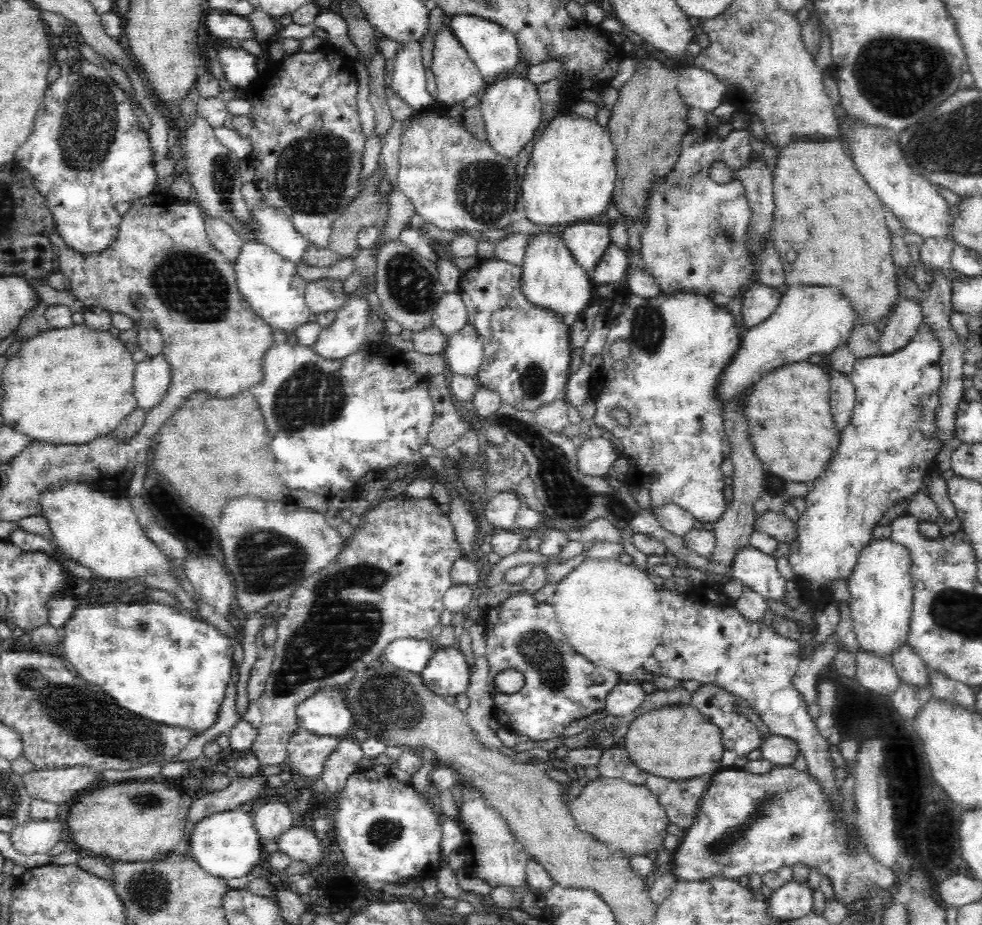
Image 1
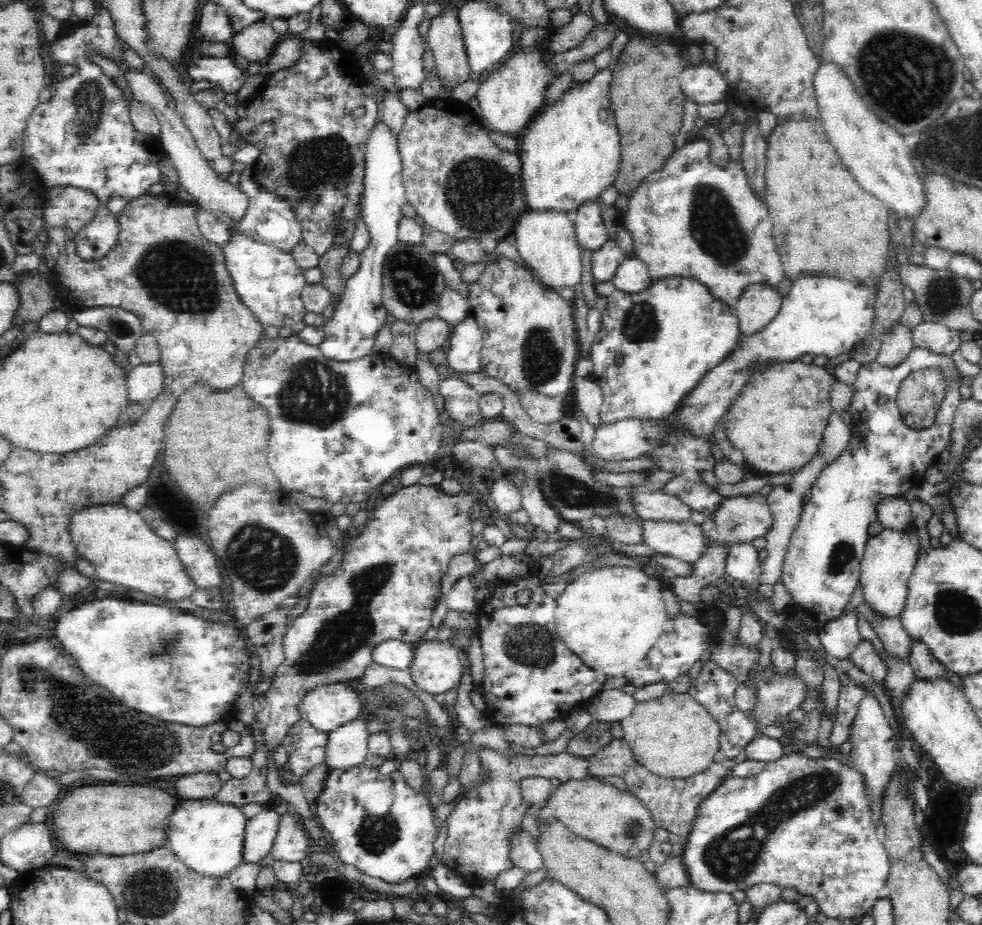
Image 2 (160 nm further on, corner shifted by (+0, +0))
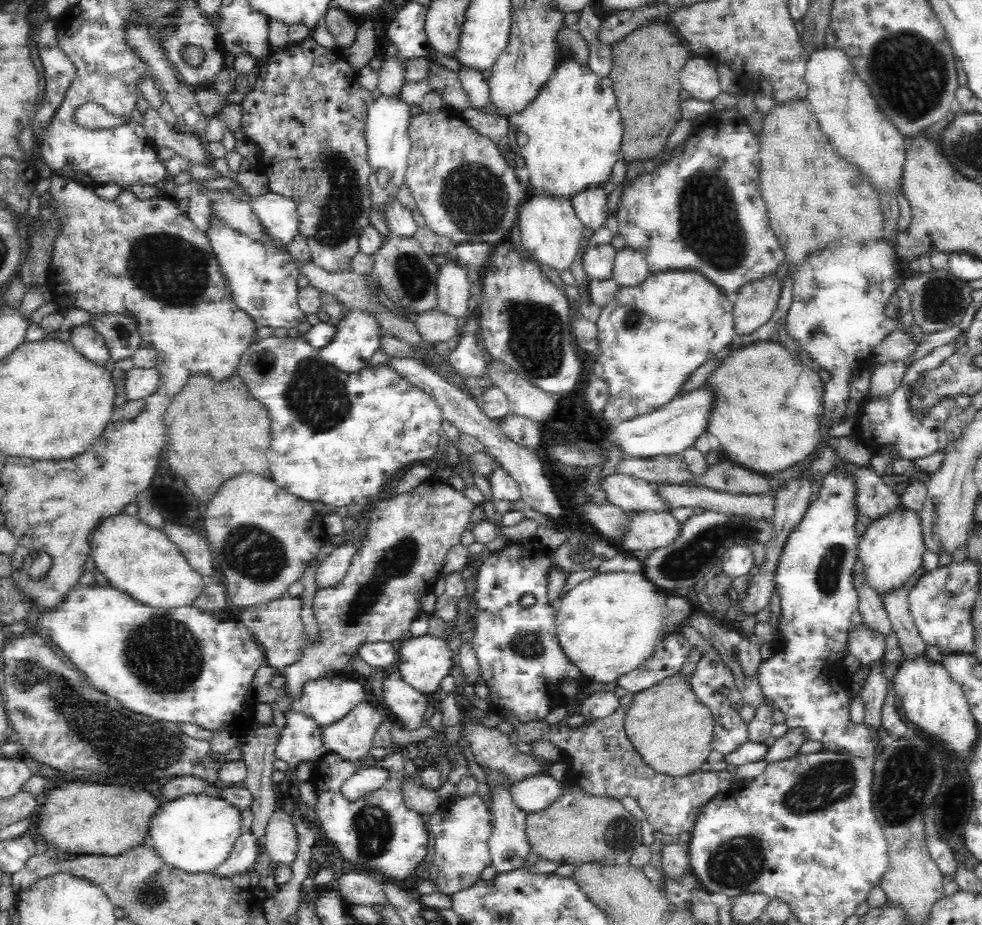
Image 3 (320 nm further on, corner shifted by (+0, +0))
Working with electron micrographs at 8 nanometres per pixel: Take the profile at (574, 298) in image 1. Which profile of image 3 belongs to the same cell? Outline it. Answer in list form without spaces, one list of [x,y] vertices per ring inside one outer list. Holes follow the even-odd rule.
[[[546,196],[528,197],[528,200],[519,208],[517,223],[521,247],[532,261],[538,265],[546,264],[558,274],[572,266],[580,250],[584,227],[575,215],[571,199]]]

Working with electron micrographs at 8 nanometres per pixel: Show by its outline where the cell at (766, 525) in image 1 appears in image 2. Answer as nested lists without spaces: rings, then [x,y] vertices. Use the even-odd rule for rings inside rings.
[[[761,493],[726,497],[713,520],[717,528],[713,539],[728,541],[730,546],[766,536],[774,524],[769,504]]]

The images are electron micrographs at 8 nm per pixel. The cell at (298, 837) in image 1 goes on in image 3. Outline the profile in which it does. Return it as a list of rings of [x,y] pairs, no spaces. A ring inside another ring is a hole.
[[[277,810],[265,829],[264,851],[271,862],[292,865],[297,856],[298,832],[289,811]]]

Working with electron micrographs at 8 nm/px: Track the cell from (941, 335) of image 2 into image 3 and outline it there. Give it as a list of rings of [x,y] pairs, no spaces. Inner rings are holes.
[[[894,330],[875,349],[875,360],[878,364],[890,360],[904,360],[912,356],[920,346],[922,344],[915,342],[904,330]]]

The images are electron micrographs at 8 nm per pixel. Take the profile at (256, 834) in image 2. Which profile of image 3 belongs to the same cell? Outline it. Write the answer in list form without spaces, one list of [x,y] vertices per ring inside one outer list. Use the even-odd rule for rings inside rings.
[[[244,832],[231,851],[229,858],[215,871],[218,876],[232,878],[236,874],[249,872],[257,864],[256,860],[261,856],[261,845],[252,832]]]

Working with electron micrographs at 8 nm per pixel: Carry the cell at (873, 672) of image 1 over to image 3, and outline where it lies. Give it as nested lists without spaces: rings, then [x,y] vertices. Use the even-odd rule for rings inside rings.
[[[860,624],[858,629],[849,632],[847,640],[848,650],[860,662],[861,666],[870,667],[874,662],[883,659],[885,639],[877,632],[871,632]]]

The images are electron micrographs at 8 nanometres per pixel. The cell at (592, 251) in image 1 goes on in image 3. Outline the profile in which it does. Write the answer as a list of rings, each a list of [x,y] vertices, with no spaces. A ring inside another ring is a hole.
[[[602,186],[584,190],[571,198],[575,215],[584,228],[596,232],[608,218],[608,194]]]

